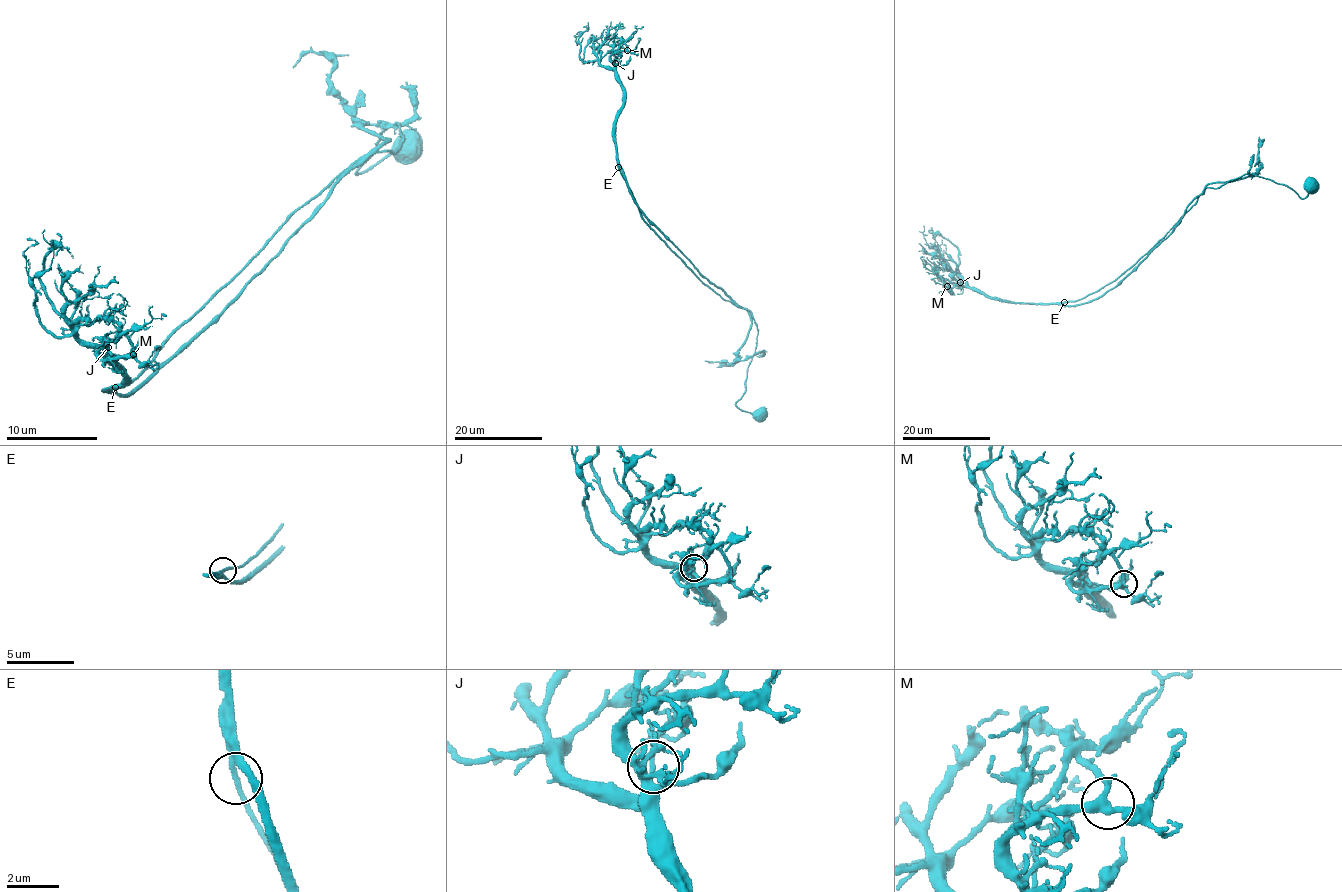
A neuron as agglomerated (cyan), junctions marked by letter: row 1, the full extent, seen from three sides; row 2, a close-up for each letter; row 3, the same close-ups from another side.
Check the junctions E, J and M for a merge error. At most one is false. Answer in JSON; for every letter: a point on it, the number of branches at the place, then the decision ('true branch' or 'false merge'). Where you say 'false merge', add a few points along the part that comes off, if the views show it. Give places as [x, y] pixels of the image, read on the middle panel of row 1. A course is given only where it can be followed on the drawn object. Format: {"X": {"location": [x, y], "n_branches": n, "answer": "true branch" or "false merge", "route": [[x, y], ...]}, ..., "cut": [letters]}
{"E": {"location": [618, 167], "n_branches": 3, "answer": "true branch"}, "J": {"location": [615, 63], "n_branches": 3, "answer": "true branch"}, "M": {"location": [627, 50], "n_branches": 3, "answer": "true branch"}, "cut": []}

